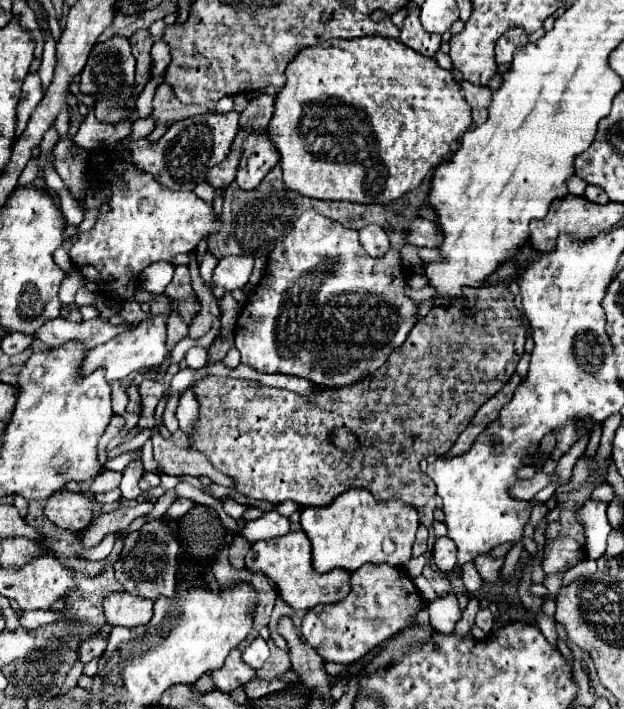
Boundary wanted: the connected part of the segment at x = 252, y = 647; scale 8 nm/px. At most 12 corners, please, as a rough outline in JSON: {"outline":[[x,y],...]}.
{"outline":[[261,636],[245,648],[243,660],[257,670],[269,658],[269,646]]}

